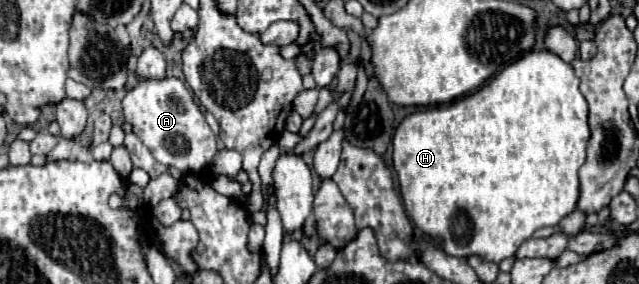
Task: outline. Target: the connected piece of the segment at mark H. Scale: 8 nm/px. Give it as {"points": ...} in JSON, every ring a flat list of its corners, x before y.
{"points":[[543,49,543,51,531,51,519,61,505,67,493,81,485,83,475,93,453,101,451,105,433,107,425,111,417,111,407,115,393,135,393,169,397,171,399,185,401,185,401,197,405,203,405,211,425,235,435,239,441,249,451,257,467,257,467,255,479,255,481,259,499,263,507,257,513,257,515,251,523,241,527,241,537,229,541,227,555,227,565,215,575,211,577,199,579,199,579,177,577,169,585,161,585,149,589,141,589,125,587,125,587,101,579,91,579,79,575,77,569,63,559,59,559,55]]}

